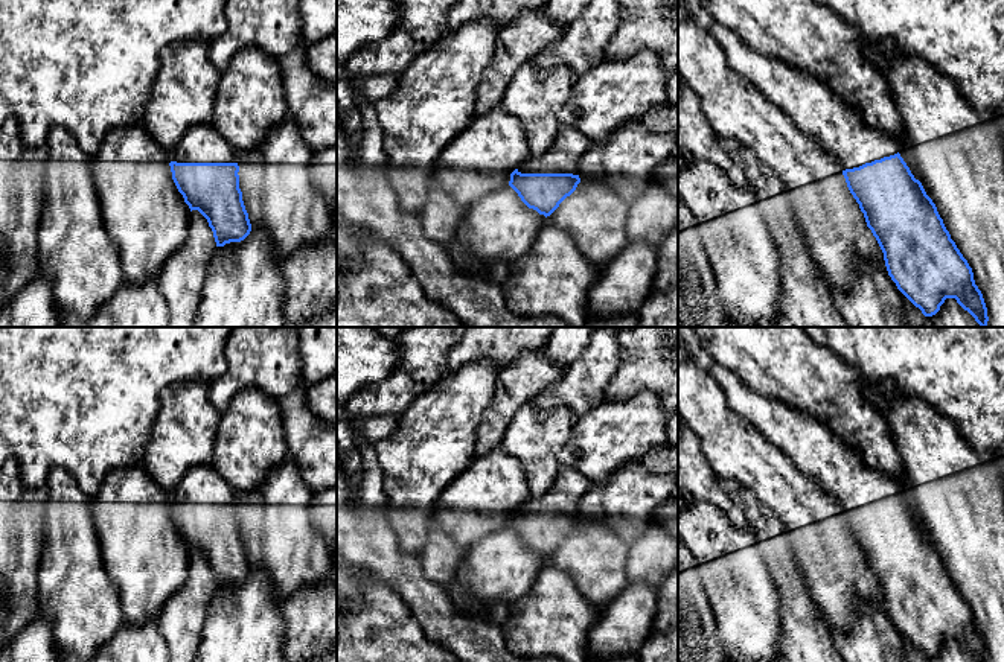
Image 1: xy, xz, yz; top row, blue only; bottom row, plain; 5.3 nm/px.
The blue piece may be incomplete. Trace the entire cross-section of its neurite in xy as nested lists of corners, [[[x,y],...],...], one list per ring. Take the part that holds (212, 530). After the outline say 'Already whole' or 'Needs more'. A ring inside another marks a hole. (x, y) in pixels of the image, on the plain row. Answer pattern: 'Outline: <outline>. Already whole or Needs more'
Outline: [[[212,466],[190,467],[171,492],[172,520],[190,552],[198,551],[213,572],[216,587],[244,581],[251,565],[239,530],[239,507],[233,490]]]. Needs more

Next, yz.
Outline: [[[713,362],[711,374],[731,411],[841,505],[897,630],[925,657],[935,656],[946,639],[955,639],[975,662],[989,662],[972,609],[899,495],[905,487],[868,467],[807,412],[757,393],[719,364]]]. Needs more

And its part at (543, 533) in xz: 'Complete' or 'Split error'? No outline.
Split error

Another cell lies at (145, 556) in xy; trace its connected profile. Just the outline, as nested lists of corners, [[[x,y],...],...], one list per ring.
[[[142,463],[108,473],[98,496],[90,502],[104,566],[117,587],[125,622],[157,621],[165,603],[187,578],[190,549],[172,520],[171,502],[171,493],[157,485]]]

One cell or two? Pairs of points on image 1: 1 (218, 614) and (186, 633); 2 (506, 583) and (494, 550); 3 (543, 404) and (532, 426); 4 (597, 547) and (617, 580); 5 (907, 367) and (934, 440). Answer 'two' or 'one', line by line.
1: two
2: one
3: two
4: one
5: two

